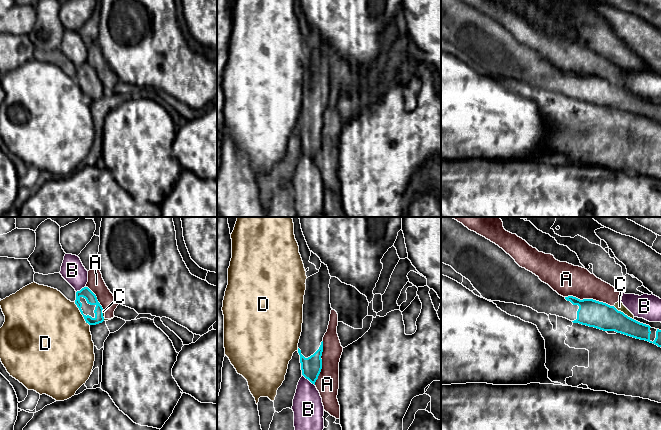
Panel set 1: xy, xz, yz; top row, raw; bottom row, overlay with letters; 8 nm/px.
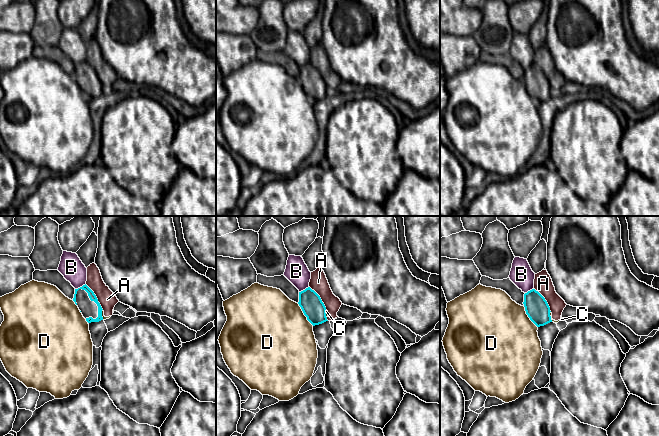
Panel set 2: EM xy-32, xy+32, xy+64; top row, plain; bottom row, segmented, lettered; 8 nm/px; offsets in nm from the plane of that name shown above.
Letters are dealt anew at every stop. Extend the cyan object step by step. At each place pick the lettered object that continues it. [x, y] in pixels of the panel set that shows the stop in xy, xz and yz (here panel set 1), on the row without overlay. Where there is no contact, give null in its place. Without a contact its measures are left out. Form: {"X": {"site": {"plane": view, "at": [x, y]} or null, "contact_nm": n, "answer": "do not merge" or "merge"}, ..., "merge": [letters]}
{"A": {"site": {"plane": "yz", "at": [589, 75]}, "contact_nm": 400, "answer": "do not merge"}, "B": {"site": {"plane": "xz", "at": [308, 155]}, "contact_nm": 140, "answer": "do not merge"}, "C": {"site": {"plane": "yz", "at": [622, 88]}, "contact_nm": 190, "answer": "do not merge"}, "D": {"site": {"plane": "xy", "at": [81, 89]}, "contact_nm": 220, "answer": "do not merge"}, "merge": []}

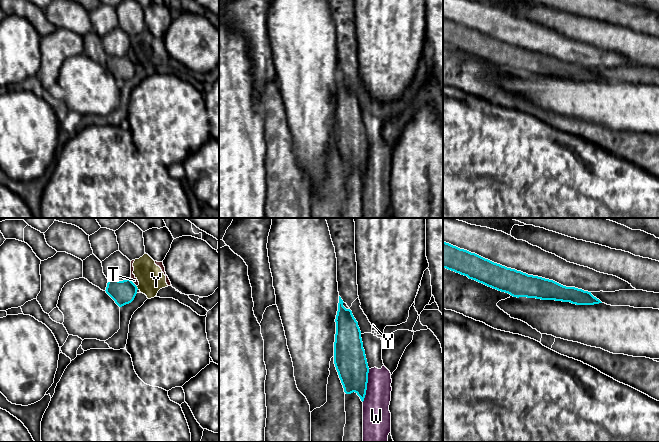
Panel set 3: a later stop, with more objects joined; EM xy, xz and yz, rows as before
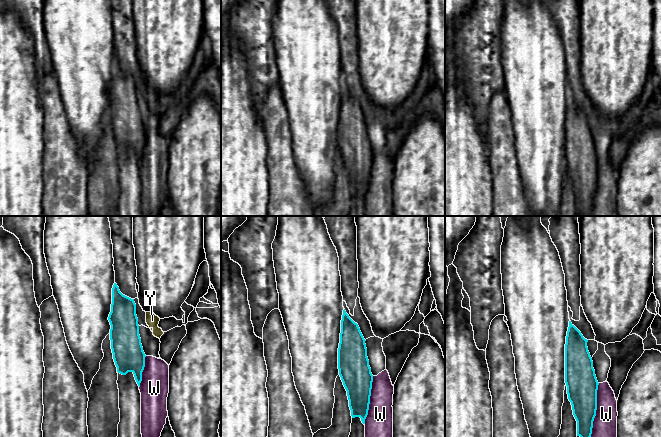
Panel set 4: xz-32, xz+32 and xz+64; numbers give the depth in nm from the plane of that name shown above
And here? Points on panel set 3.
{"T": {"site": {"plane": "xy", "at": [134, 60]}, "contact_nm": 60, "answer": "do not merge"}, "W": {"site": {"plane": "xz", "at": [366, 161]}, "contact_nm": 280, "answer": "do not merge"}, "Y": {"site": {"plane": "xy", "at": [137, 64]}, "contact_nm": 40, "answer": "do not merge"}, "merge": []}

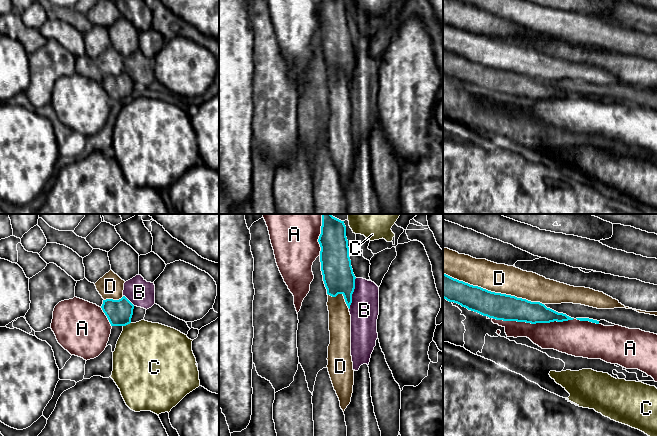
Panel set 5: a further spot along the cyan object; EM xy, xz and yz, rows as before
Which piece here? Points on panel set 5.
{"A": {"site": {"plane": "yz", "at": [533, 99]}, "contact_nm": 650, "answer": "do not merge"}, "B": {"site": {"plane": "xz", "at": [352, 69]}, "contact_nm": 260, "answer": "do not merge"}, "C": {"site": {"plane": "xy", "at": [126, 100]}, "contact_nm": 70, "answer": "do not merge"}, "D": {"site": {"plane": "yz", "at": [493, 68]}, "contact_nm": 850, "answer": "do not merge"}, "merge": []}

